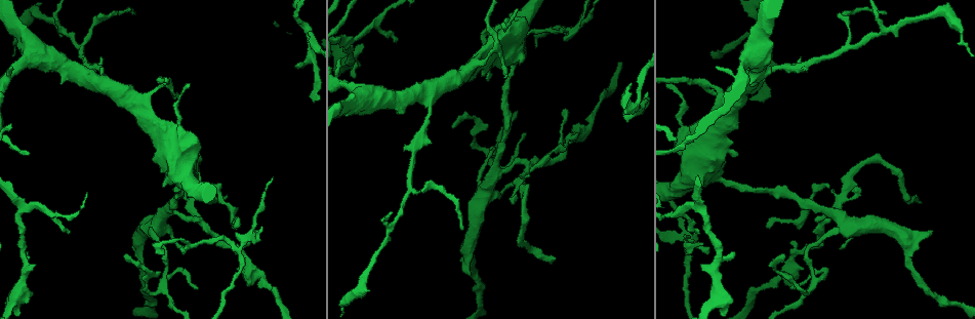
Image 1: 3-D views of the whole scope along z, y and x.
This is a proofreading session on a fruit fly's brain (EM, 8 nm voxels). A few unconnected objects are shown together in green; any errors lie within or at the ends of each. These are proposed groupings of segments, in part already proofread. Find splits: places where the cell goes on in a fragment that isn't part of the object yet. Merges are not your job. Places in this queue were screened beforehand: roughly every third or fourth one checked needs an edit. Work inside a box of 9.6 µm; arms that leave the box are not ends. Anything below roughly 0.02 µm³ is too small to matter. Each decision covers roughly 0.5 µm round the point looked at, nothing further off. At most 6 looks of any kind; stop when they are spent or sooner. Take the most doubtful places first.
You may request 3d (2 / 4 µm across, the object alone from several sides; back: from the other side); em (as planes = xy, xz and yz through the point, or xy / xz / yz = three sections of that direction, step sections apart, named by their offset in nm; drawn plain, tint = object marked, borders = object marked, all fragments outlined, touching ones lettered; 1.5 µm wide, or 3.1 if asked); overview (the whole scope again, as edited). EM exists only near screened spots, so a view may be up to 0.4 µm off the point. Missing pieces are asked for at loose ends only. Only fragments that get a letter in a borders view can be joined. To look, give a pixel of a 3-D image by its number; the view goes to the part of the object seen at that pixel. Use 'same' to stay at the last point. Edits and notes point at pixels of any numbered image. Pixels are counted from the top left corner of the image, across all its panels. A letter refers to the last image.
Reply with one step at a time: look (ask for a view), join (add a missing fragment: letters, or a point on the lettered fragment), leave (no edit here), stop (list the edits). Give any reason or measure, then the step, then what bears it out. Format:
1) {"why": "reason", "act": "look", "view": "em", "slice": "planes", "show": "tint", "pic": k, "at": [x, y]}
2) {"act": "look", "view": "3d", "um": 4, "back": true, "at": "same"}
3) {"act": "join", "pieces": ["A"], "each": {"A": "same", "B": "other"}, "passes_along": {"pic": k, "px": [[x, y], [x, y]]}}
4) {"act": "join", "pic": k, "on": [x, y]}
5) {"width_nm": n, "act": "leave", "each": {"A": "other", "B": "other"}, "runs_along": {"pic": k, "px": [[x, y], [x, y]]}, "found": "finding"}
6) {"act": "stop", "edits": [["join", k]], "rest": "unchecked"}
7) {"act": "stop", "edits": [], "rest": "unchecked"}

{"why": "thin end", "act": "look", "view": "em", "slice": "planes", "show": "borders", "pic": 1, "at": [183, 250]}

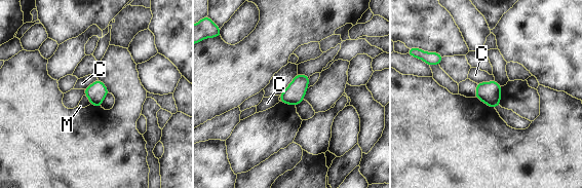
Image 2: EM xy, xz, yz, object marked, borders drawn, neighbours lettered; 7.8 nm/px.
{"longest_contact_nm": ["C", 150], "act": "leave", "each": {"C": "other", "M": "other"}, "border": {"pic": 2, "px": [[85, 95], [90, 103]]}, "found": "no lettered fragment goes on from it"}

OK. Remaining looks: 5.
{"why": "an open end", "act": "look", "view": "em", "slice": "planes", "show": "borders", "pic": 1, "at": [626, 117]}

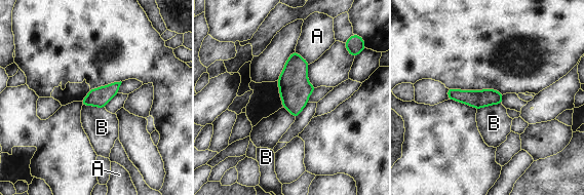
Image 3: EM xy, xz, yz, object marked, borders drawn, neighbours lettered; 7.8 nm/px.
{"width_nm": 140, "act": "leave", "each": {"A": "other", "B": "other"}, "runs_along": {"pic": 3, "px": [[450, 90], [462, 96], [500, 96]]}, "found": "none of them fits"}

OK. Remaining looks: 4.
{"why": "thin end", "act": "look", "view": "em", "slice": "yz", "step": 4, "show": "borders", "pic": 1, "at": [123, 255]}

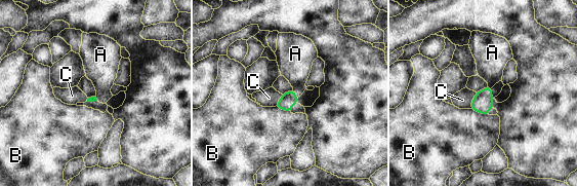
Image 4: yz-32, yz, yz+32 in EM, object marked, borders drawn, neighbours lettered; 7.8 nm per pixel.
{"why": "another direction", "act": "look", "view": "em", "slice": "xy", "step": 8, "show": "borders", "at": "same"}

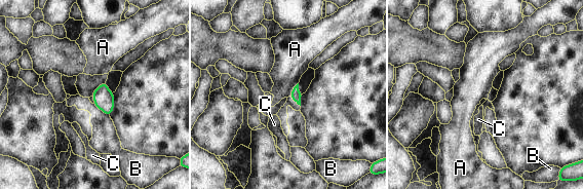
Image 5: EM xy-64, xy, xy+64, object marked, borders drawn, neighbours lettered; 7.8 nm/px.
{"act": "leave", "each": {"A": "other", "B": "other", "C": "other"}, "border": {"pic": 5, "px": [[298, 82], [289, 96]]}, "found": "no lettered fragment goes on from it"}

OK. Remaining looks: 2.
{"act": "stop", "edits": [], "rest": "unchecked"}

